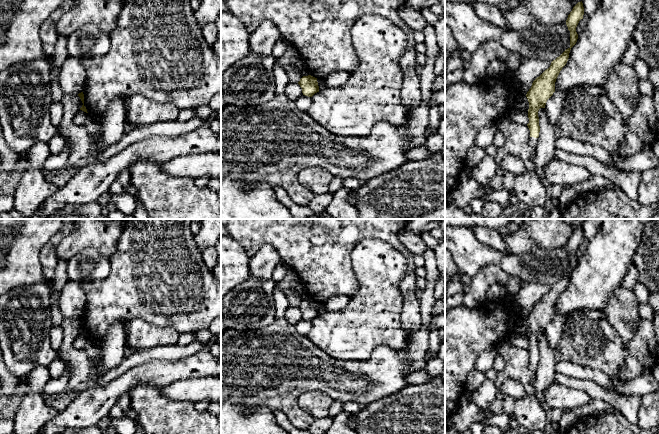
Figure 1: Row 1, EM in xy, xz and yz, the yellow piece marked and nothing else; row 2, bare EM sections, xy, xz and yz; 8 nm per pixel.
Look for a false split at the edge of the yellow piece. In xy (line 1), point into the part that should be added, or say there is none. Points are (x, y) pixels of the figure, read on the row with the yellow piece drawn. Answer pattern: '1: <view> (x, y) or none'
1: none

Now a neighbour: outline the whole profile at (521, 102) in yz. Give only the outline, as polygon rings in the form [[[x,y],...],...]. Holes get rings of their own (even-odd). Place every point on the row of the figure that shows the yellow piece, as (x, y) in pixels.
[[[519,93],[515,104],[520,110],[528,114],[529,102],[526,94]]]

